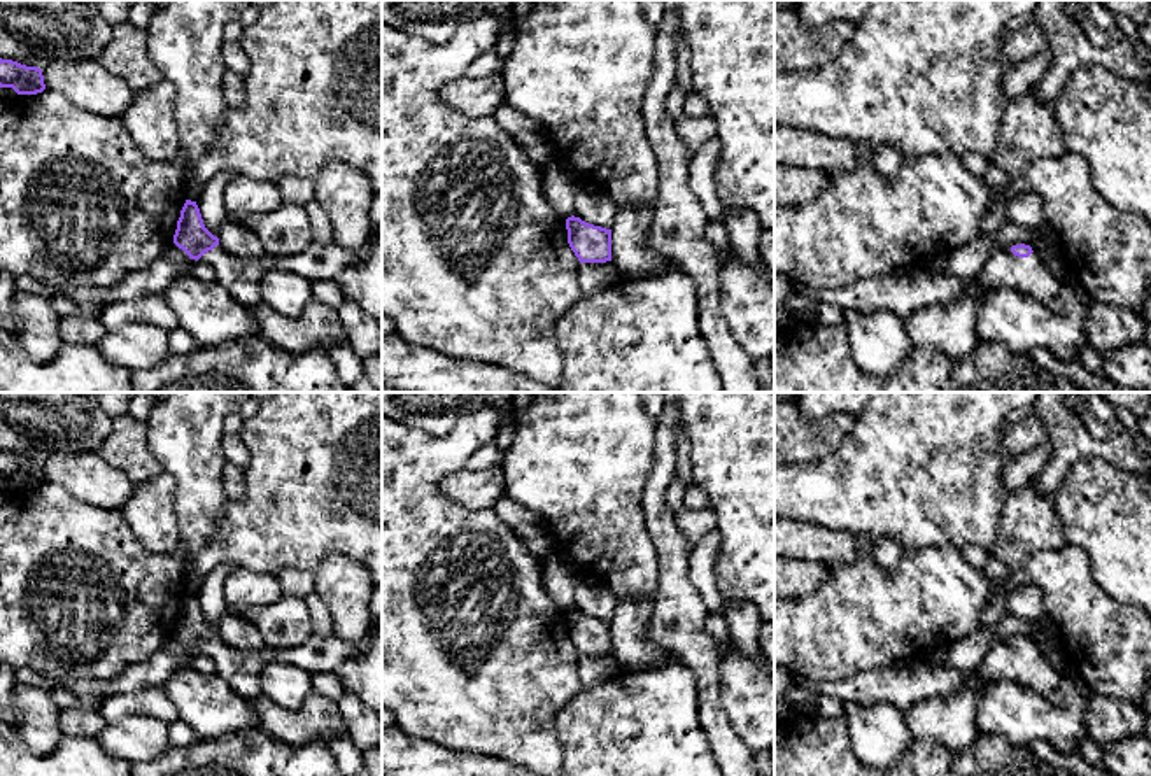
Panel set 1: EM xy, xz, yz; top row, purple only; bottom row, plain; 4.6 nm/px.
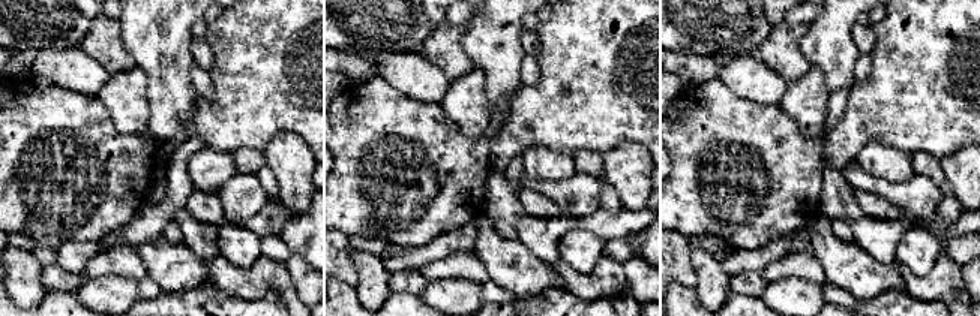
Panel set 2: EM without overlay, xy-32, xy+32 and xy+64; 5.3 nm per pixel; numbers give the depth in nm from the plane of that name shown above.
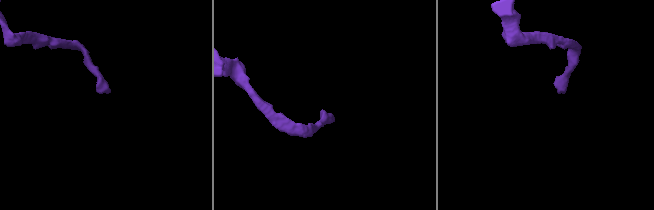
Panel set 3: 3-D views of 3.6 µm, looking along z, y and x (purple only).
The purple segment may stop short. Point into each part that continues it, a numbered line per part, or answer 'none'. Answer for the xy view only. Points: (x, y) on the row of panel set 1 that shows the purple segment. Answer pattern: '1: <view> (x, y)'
1: xy (240, 279)

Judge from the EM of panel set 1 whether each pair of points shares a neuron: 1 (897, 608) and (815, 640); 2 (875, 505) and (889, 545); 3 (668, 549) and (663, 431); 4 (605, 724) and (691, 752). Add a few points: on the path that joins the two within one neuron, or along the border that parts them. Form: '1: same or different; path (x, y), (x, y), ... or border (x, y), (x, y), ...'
1: same; path (876, 617), (862, 617), (836, 633)
2: different; border (875, 540), (896, 538), (906, 549)
3: same; path (661, 519), (657, 480), (663, 461)
4: same; path (626, 743), (636, 752), (670, 752)

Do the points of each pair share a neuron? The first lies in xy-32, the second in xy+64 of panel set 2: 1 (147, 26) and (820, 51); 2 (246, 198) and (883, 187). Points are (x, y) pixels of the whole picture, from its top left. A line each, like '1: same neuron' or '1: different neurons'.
1: same neuron
2: same neuron

